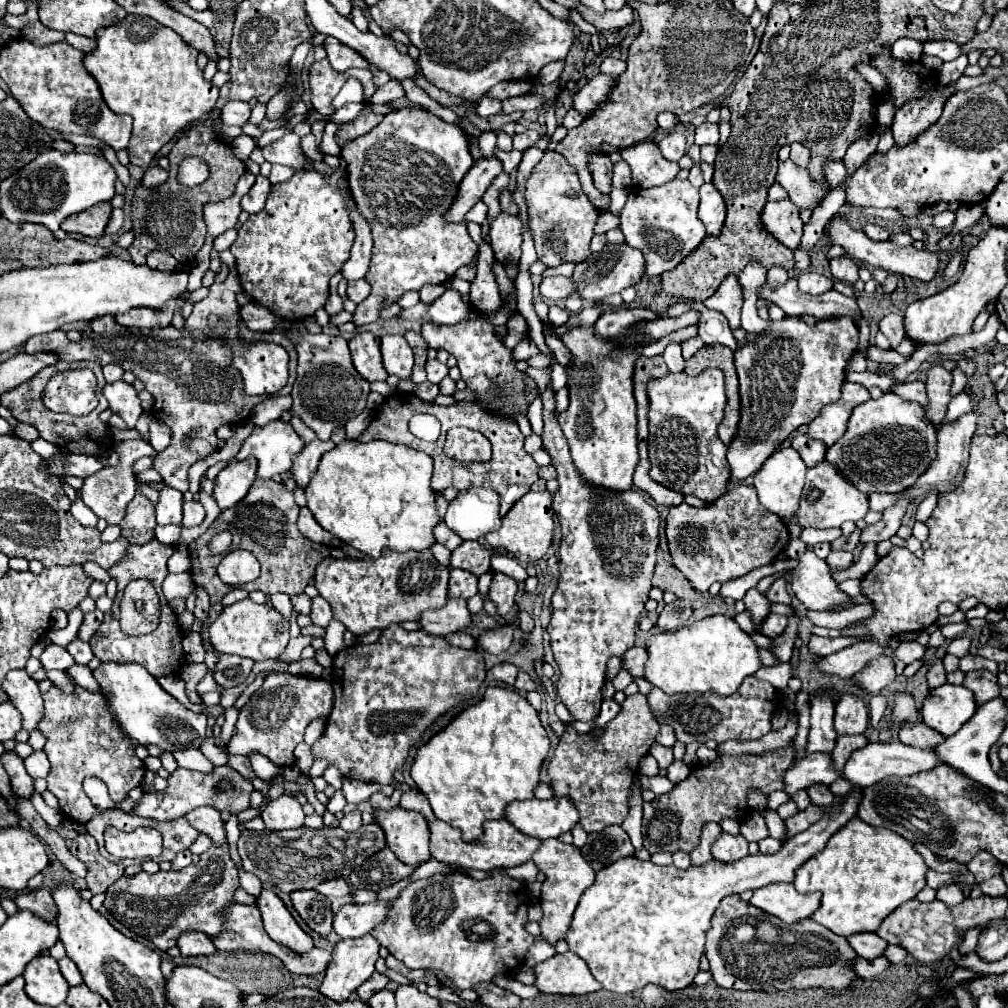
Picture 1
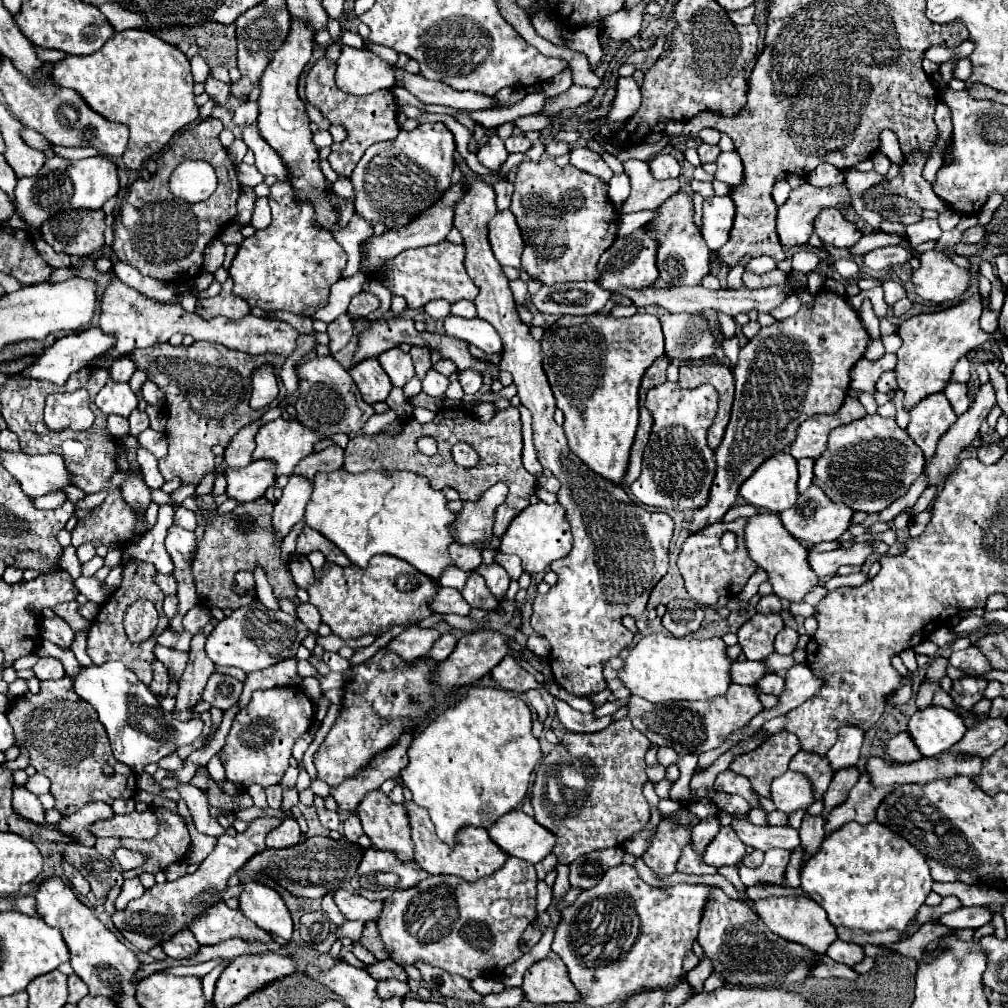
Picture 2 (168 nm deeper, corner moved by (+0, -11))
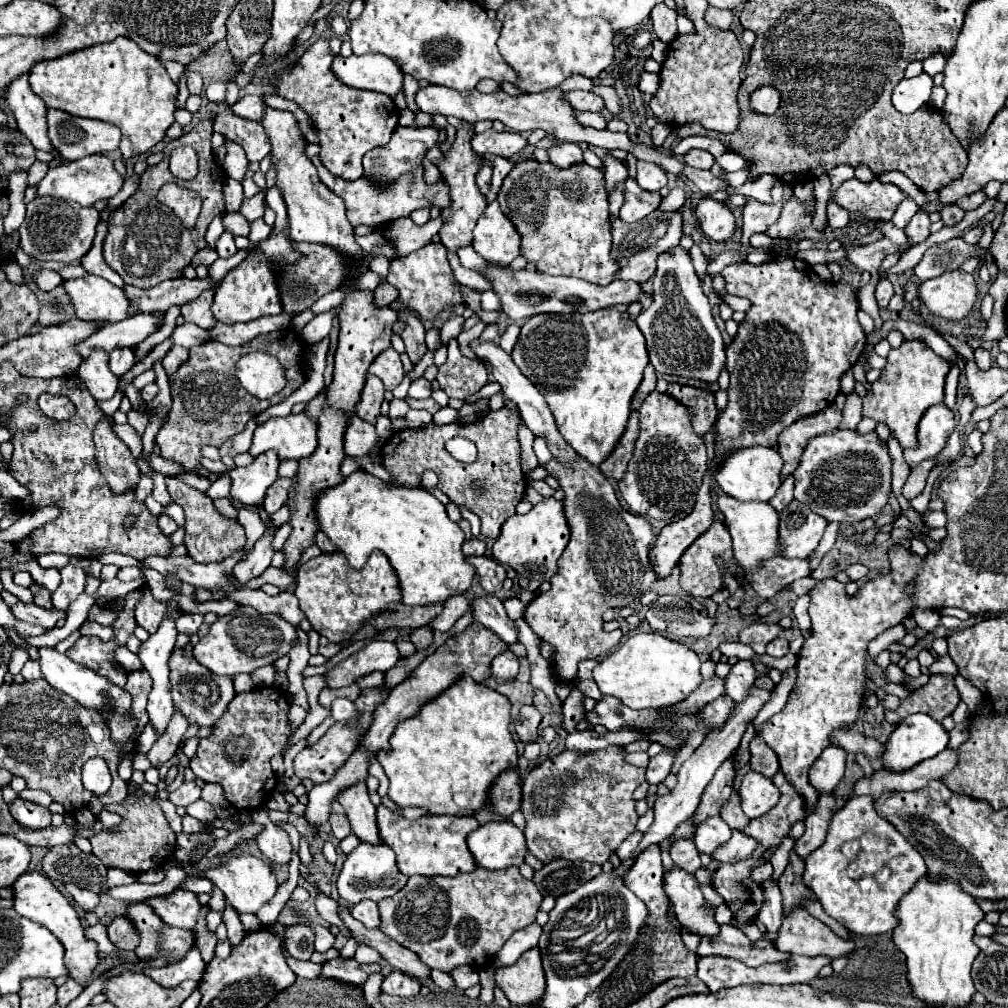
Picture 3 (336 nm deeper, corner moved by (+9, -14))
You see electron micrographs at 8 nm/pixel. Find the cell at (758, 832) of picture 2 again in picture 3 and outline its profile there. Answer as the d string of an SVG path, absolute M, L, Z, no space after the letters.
M735 829L731 839L727 843L723 843L721 847L717 847L717 851L713 851L711 857L721 863L737 863L737 861L747 859L755 847L757 847L755 839L751 839L745 833Z

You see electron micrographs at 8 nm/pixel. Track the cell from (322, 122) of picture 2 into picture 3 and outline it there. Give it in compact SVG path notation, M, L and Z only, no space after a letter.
M264 94L262 96L264 103L274 109L285 110L293 113L297 120L311 121L311 117L307 115L295 102L284 99L278 95Z

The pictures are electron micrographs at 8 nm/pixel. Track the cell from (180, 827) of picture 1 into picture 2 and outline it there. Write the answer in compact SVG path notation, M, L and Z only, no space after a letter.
M166 814L166 832L158 832L152 840L132 840L132 838L96 838L94 848L106 856L113 866L120 868L112 850L124 846L130 850L140 850L140 852L148 852L150 858L144 866L140 866L138 870L122 871L124 878L139 877L142 872L162 872L166 870L170 864L180 862L186 858L186 852L190 848L190 834L186 830L186 824L180 816L176 814Z

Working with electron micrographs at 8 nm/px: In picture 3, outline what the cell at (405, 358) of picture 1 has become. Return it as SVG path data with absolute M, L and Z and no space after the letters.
M389 347L371 363L369 373L379 377L387 391L393 391L401 383L405 371L403 371L403 363L401 363L399 353L393 347Z

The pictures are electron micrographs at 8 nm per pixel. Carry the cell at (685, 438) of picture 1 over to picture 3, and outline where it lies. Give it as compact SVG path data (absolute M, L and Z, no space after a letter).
M653 391L639 409L639 437L627 471L619 481L621 497L633 513L667 521L693 509L705 471L707 449L703 437L697 437L691 427L689 409L667 393Z

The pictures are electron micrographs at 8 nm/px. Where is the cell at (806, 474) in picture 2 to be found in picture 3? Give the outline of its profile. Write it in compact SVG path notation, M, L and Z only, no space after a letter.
M787 477L787 479L781 483L781 487L777 489L777 495L769 501L769 505L771 505L777 513L781 513L791 501L793 501L793 477Z

